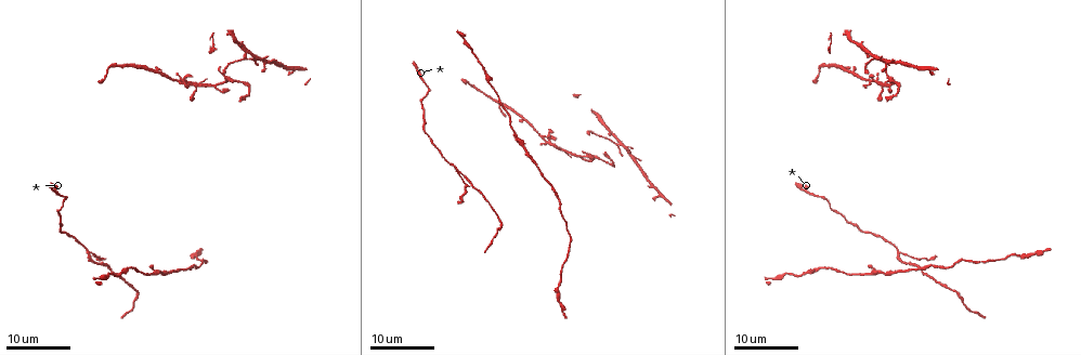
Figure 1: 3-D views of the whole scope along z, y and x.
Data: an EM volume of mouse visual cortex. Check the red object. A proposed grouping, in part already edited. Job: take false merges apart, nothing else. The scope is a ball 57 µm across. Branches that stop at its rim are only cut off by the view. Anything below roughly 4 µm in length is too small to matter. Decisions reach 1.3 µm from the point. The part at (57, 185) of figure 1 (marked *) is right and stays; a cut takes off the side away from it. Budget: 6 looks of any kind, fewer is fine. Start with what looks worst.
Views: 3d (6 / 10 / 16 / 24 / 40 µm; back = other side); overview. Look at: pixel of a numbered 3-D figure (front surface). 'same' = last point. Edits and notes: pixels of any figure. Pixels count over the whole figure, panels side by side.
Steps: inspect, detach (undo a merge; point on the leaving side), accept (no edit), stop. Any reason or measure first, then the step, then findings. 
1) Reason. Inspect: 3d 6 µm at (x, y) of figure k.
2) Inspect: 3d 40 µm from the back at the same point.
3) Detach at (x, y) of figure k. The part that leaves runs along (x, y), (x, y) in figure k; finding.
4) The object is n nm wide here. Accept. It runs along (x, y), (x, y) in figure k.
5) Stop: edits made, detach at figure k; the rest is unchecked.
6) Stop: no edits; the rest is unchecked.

Inspect: 3d 16 µm at (90, 253) of figure 1.

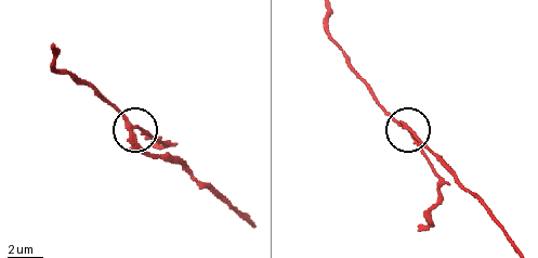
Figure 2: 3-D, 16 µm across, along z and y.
Inspect: 3d 6 µm at (133, 132) of figure 2.

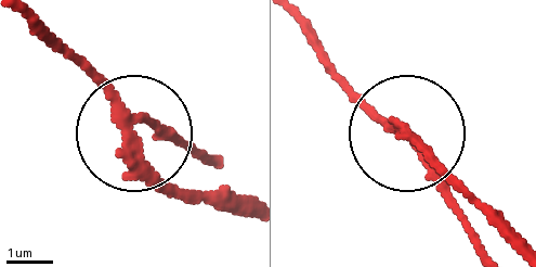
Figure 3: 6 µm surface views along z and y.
3 arms meet here. Detach at (193, 144) of figure 3. Two neurons meet here.

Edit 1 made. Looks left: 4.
Redraw. Inspect: overview.

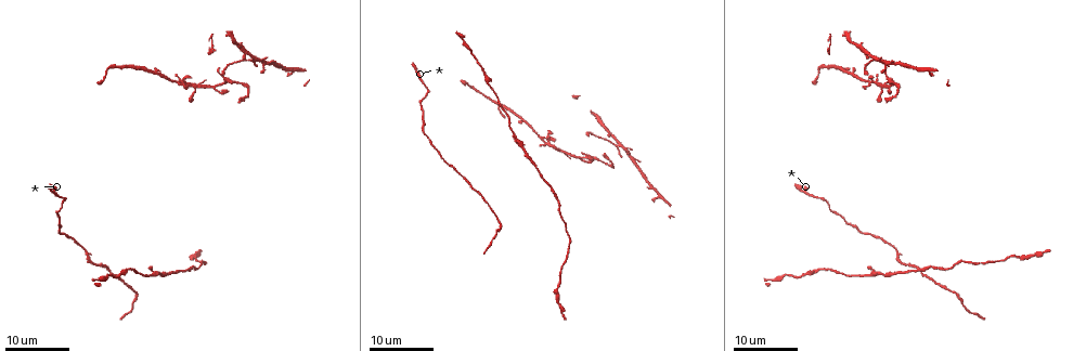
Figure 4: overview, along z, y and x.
Four arms meet. Inspect: 3d 24 µm at (249, 60) of figure 4.

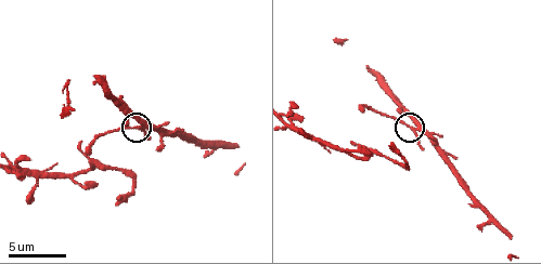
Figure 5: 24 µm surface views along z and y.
Inspect: 3d 6 µm at (138, 126) of figure 5.

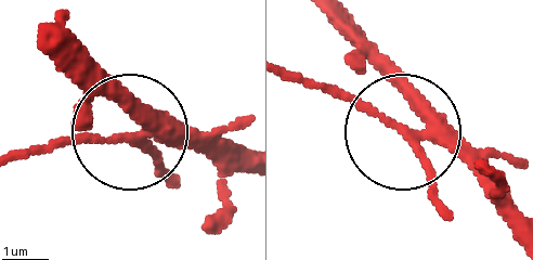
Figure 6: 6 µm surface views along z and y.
Accept. Continuous, no second neuron.

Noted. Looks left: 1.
A fork. Inspect: 3d 6 µm at (97, 163) of figure 5.

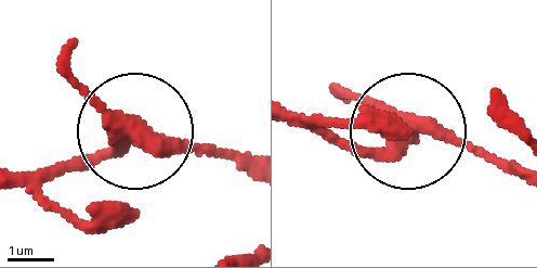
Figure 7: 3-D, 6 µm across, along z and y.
Accept. It runs along (20, 171), (101, 160), (147, 136), (236, 160) in figure 7; all the same neuron.

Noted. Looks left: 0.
Stop: edits made, detach at figure 3; the rest is unchecked.

